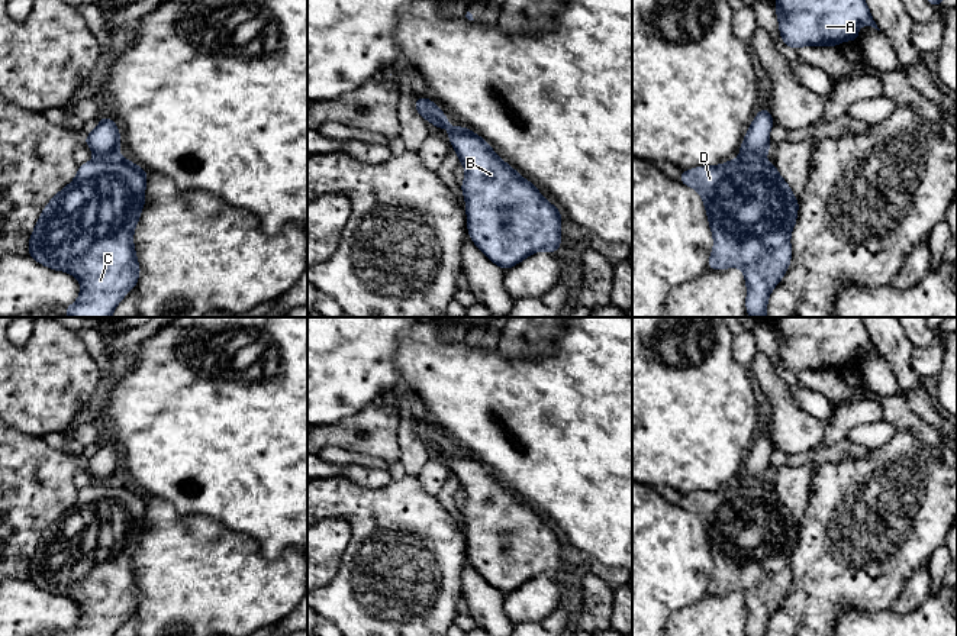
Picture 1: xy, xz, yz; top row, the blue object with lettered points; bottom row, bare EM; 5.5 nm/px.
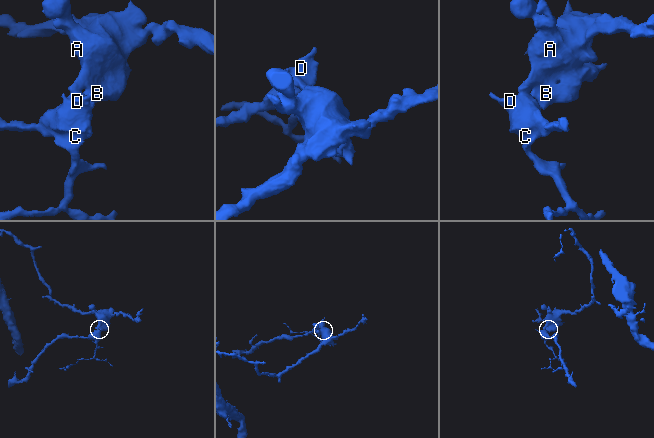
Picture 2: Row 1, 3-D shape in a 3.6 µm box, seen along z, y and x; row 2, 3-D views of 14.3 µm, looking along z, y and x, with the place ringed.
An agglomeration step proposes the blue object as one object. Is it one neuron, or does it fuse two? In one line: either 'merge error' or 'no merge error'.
merge error

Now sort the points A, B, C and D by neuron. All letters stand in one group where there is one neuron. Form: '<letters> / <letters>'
A B / C D

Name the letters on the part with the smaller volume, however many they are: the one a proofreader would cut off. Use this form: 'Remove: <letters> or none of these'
Remove: C, D

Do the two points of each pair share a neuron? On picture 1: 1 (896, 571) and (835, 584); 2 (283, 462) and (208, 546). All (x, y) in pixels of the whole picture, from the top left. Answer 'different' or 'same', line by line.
1: same
2: different

